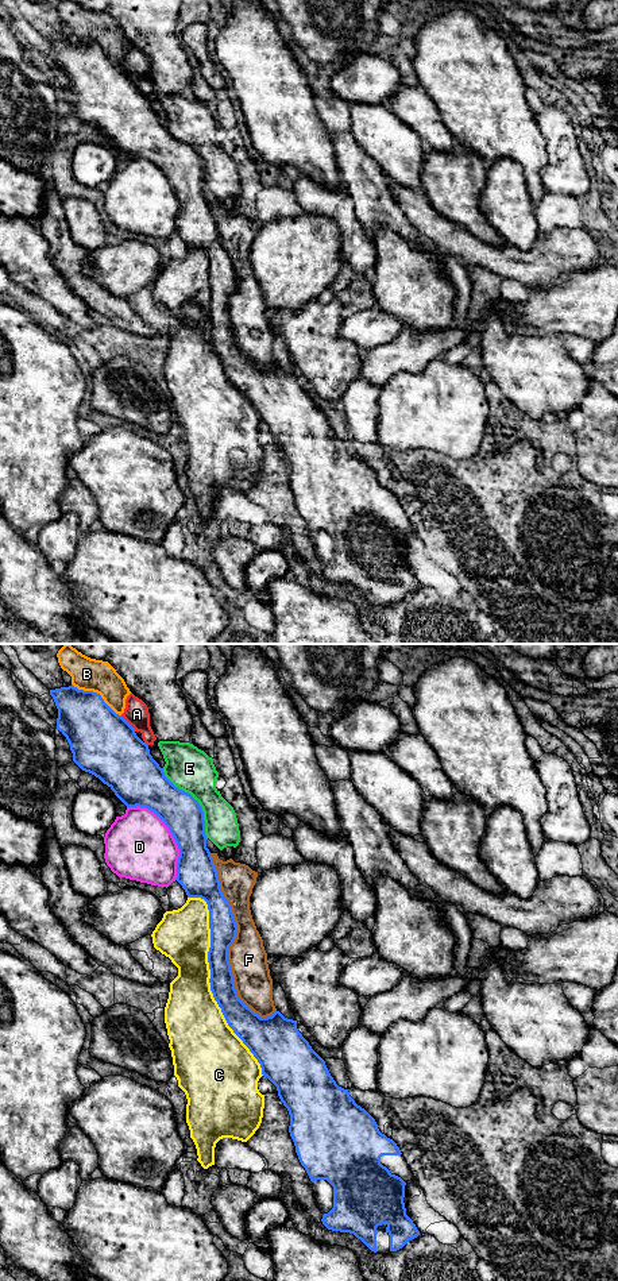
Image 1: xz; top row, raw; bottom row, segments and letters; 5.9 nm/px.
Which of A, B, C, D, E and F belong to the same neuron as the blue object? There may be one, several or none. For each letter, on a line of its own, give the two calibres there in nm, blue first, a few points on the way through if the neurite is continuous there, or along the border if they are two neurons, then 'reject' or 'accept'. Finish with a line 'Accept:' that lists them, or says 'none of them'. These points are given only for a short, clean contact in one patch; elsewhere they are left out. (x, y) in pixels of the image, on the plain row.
A: 380/150 nm | reject
B: 340/190 nm | reject
C: 150/340 nm | reject
D: 240/400 nm | reject
E: 240/260 nm | reject
F: 160/220 nm | accept
Accept: F

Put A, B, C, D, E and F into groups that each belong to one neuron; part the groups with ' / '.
A E / B / C / D / F

